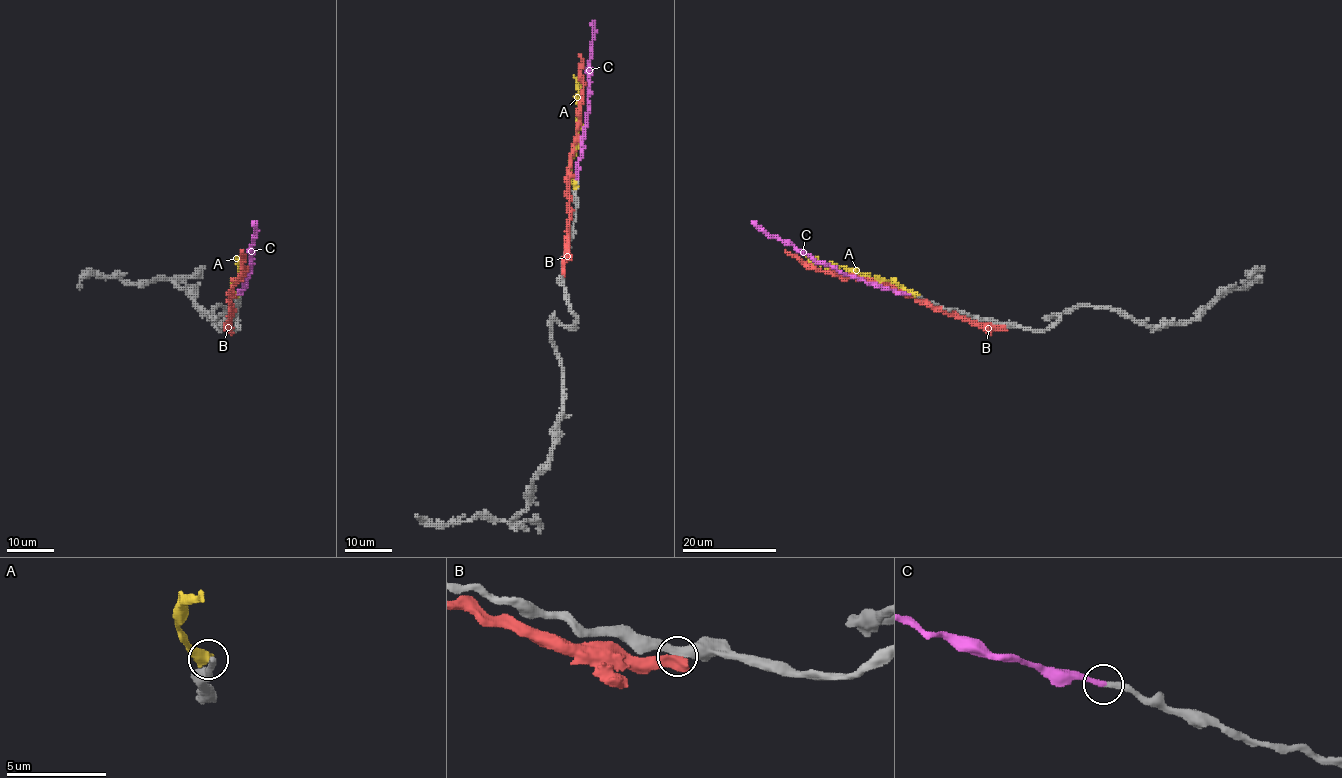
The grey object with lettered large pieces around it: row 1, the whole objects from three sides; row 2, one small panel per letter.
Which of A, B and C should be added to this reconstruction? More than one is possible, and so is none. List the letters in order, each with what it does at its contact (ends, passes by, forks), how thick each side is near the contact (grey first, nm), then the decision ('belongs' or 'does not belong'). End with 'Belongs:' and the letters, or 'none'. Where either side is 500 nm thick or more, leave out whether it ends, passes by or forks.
A: 400/700 nm | does not belong
B: 380/600 nm | does not belong
C: it ends | 280/300 nm | belongs
Belongs: C

